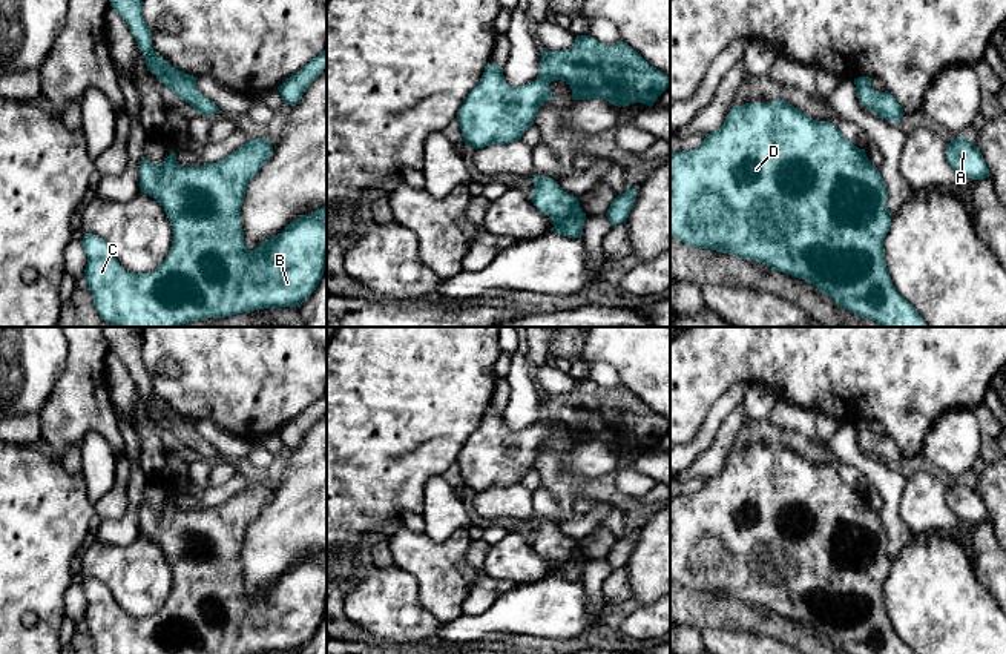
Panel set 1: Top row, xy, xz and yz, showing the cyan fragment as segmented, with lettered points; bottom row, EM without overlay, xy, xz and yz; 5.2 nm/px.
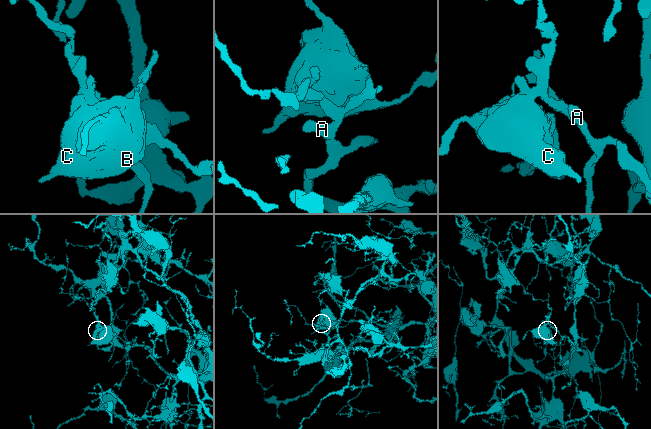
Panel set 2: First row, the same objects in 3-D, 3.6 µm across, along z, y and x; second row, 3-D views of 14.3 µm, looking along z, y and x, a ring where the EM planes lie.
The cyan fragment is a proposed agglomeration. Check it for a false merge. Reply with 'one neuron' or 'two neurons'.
one neuron

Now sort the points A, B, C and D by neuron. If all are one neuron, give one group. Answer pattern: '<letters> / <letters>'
A B C D

